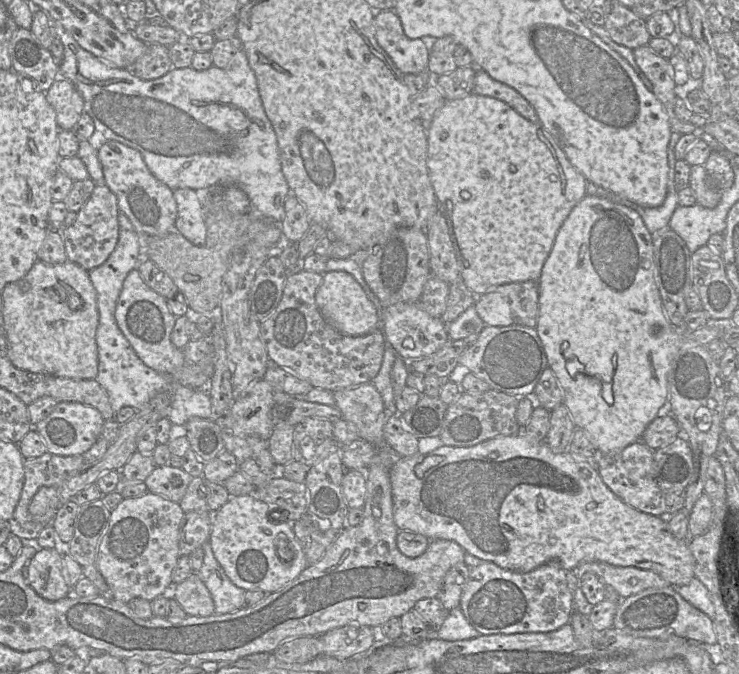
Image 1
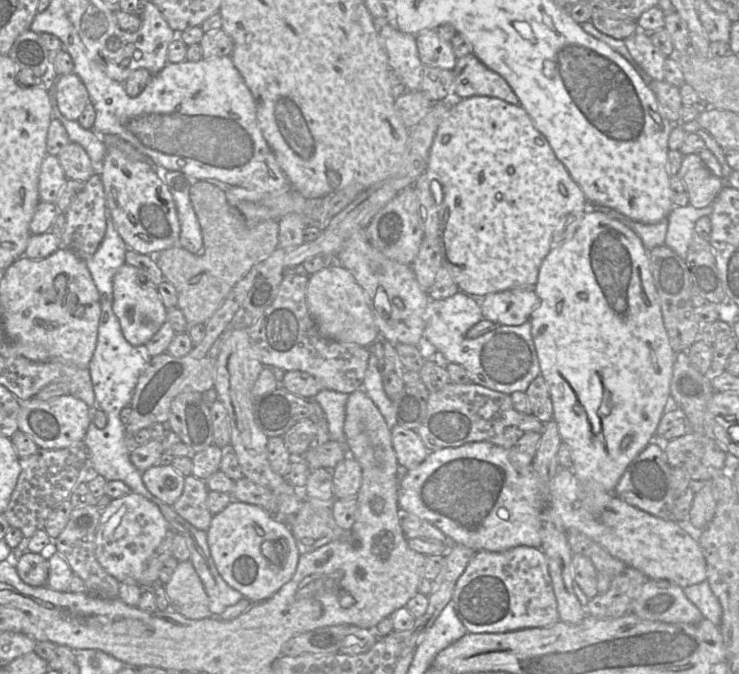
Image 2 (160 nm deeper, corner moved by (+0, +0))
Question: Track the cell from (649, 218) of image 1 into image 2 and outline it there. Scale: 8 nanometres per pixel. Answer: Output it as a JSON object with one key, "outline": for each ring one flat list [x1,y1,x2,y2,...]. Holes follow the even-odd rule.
{"outline":[[590,206,590,209,603,212,609,217,617,219,621,223,629,227,638,235,644,247,648,251,651,251,657,246,665,244,665,238,668,227,668,218,664,218,656,224,644,224,634,221,628,218,627,216,619,213,618,211,606,206]]}

